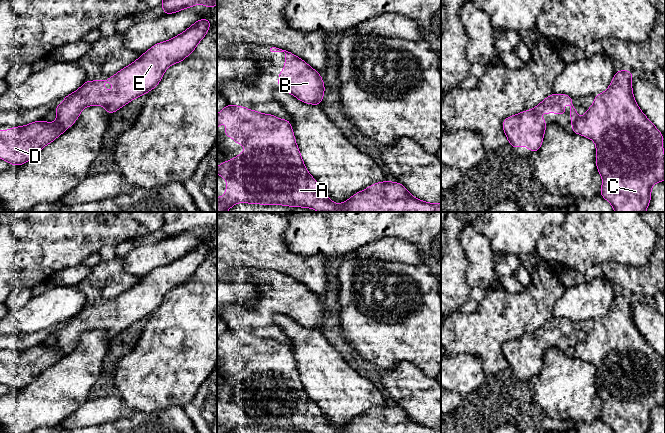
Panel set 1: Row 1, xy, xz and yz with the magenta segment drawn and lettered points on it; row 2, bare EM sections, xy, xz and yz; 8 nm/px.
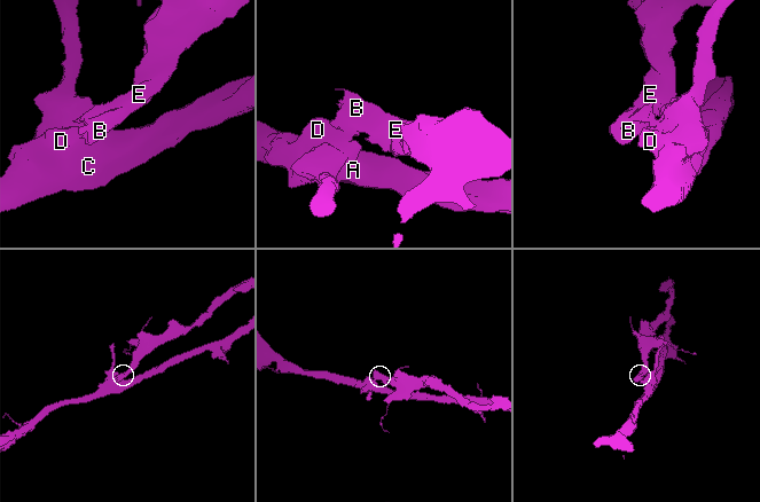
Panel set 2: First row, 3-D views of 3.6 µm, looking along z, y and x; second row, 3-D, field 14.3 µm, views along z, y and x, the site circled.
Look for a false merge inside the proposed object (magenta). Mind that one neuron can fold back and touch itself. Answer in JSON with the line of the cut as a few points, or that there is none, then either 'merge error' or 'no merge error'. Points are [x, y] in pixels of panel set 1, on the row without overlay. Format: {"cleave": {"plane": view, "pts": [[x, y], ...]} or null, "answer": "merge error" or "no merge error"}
{"cleave": {"plane": "yz", "pts": [[578, 342], [572, 354]]}, "answer": "merge error"}

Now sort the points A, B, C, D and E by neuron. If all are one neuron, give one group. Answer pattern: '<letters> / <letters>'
A C D / B E

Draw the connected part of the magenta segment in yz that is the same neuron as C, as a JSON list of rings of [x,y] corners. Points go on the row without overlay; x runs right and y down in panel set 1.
[[[628,294],[617,295],[608,313],[596,320],[594,320],[593,330],[586,334],[585,340],[578,342],[573,353],[574,358],[580,358],[589,363],[592,363],[596,367],[596,389],[597,394],[600,397],[603,407],[601,410],[601,420],[609,425],[613,430],[613,433],[647,433],[651,423],[651,411],[654,407],[662,406],[665,404],[665,383],[663,375],[663,358],[652,348],[652,346],[644,339],[637,329],[632,316],[632,296]]]

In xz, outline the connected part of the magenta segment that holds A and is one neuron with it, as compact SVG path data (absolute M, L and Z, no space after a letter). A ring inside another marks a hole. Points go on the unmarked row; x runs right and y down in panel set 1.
M228 328L217 338L217 352L225 351L224 359L233 361L236 368L244 368L245 376L217 391L219 401L227 404L225 419L217 421L217 433L230 433L239 426L263 429L285 429L310 433L441 433L440 428L431 428L413 421L399 406L374 407L357 416L341 428L335 428L325 418L324 412L309 398L293 353L288 344L271 338L262 338L243 330ZM231 344L232 349L219 349L219 345Z

